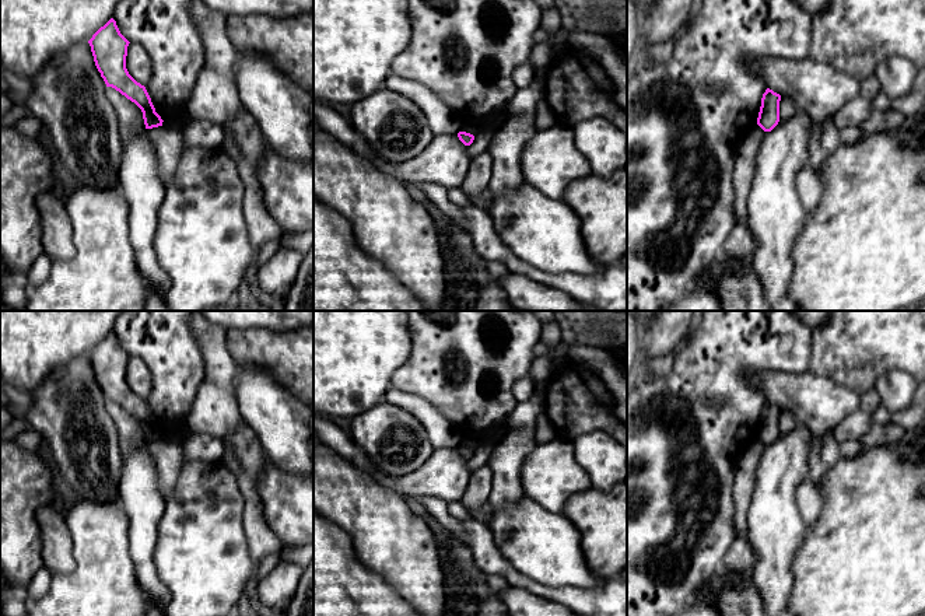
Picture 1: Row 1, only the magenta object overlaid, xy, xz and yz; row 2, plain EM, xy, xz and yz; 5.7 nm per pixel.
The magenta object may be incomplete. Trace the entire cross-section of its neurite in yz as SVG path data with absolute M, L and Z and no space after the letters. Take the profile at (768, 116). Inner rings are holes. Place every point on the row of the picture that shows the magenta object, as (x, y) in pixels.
M767 88L761 98L761 106L757 118L757 125L764 132L771 132L779 122L779 101L781 95Z

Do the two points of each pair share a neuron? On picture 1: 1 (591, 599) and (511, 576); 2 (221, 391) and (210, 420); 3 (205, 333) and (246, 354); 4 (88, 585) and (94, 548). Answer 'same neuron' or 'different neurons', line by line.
1: same neuron
2: same neuron
3: different neurons
4: same neuron

